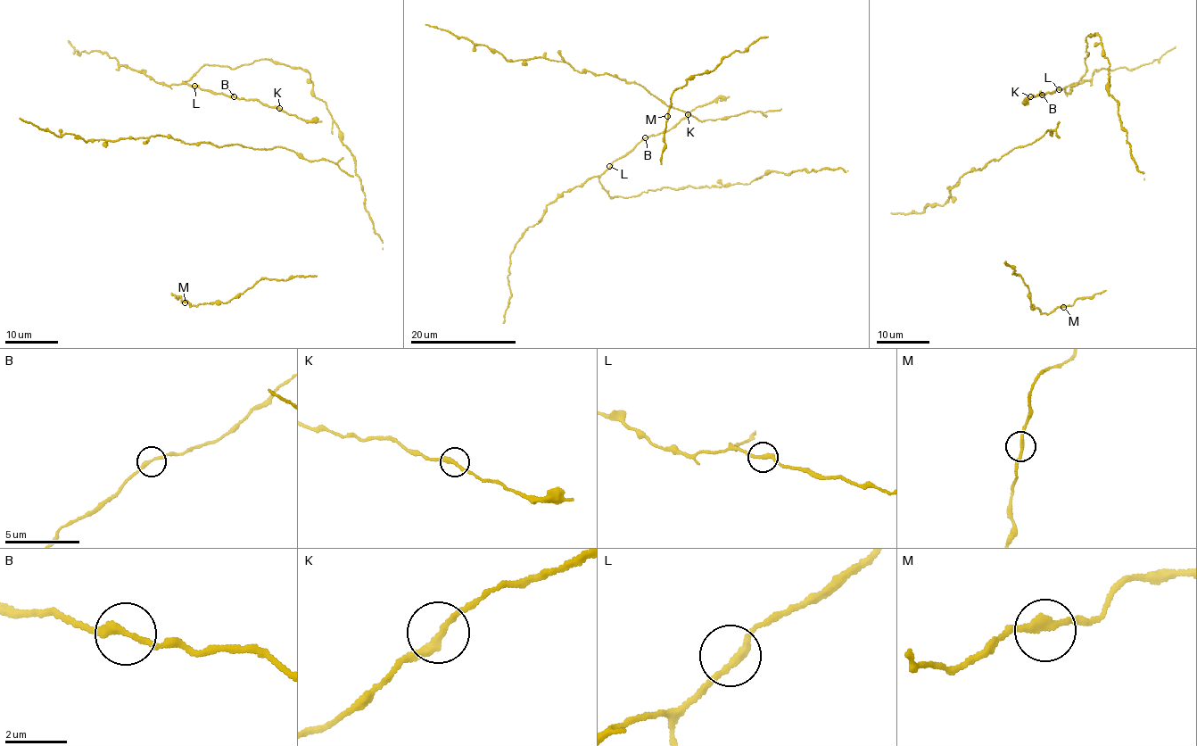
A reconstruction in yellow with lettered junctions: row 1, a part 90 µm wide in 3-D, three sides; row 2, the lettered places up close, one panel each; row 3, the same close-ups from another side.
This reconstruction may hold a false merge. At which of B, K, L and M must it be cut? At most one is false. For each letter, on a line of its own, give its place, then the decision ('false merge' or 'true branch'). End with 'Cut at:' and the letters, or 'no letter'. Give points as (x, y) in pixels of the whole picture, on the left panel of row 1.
B: (234, 96) | true branch
K: (279, 108) | true branch
L: (194, 86) | true branch
M: (185, 302) | true branch
Cut at: no letter

